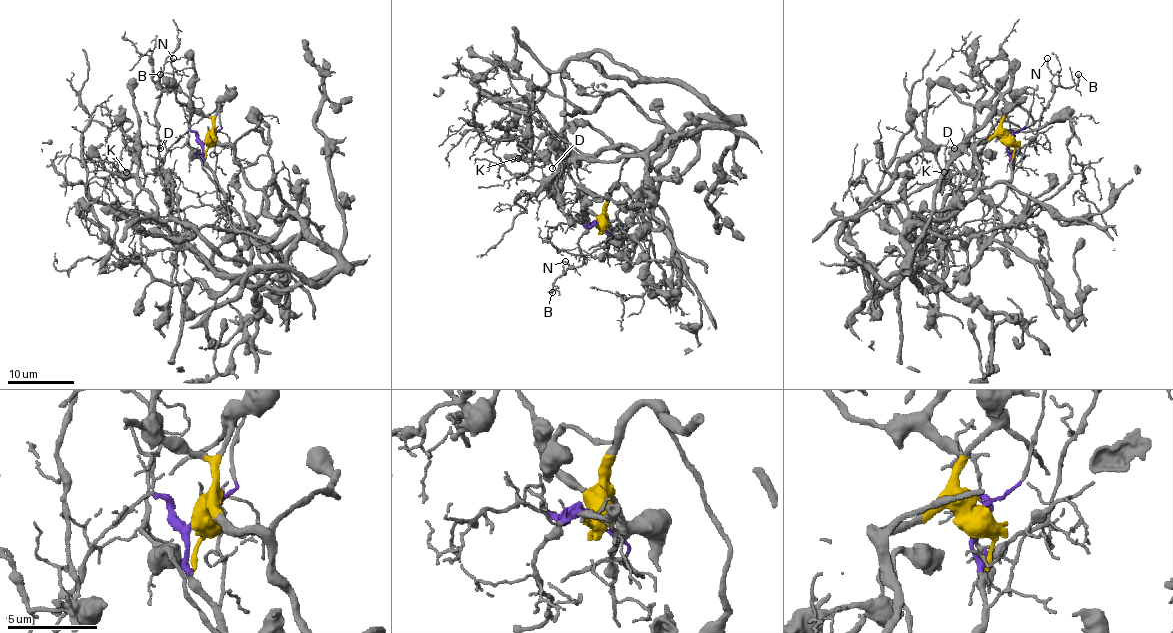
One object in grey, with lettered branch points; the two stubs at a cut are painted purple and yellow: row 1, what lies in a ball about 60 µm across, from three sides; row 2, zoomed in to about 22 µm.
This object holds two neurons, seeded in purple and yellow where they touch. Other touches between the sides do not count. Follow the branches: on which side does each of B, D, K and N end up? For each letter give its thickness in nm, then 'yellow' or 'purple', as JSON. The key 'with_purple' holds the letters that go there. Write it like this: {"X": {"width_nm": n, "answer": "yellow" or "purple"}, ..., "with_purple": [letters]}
{"B": {"width_nm": 180, "answer": "purple"}, "D": {"width_nm": 170, "answer": "yellow"}, "K": {"width_nm": 200, "answer": "yellow"}, "N": {"width_nm": 120, "answer": "purple"}, "with_purple": ["B", "N"]}

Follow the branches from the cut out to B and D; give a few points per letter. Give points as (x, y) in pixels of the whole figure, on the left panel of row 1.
B: (206, 137), (201, 153), (196, 153), (186, 143), (191, 102), (173, 86), (161, 86), (159, 73)
D: (206, 137), (337, 261), (322, 281), (228, 259), (159, 217), (138, 170), (138, 152), (159, 148)

